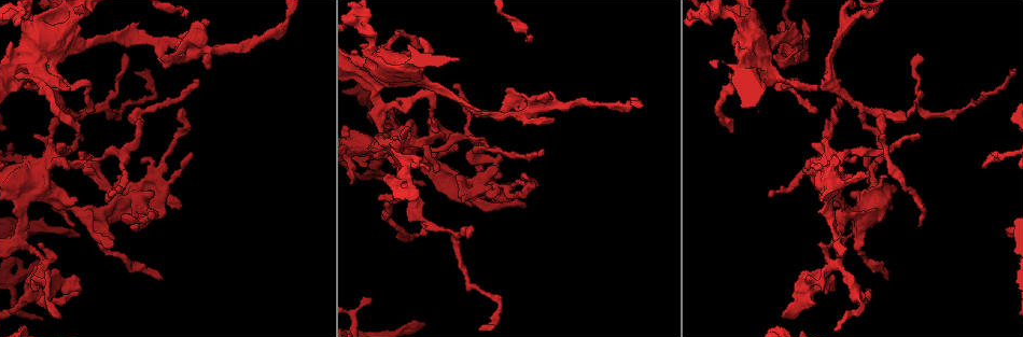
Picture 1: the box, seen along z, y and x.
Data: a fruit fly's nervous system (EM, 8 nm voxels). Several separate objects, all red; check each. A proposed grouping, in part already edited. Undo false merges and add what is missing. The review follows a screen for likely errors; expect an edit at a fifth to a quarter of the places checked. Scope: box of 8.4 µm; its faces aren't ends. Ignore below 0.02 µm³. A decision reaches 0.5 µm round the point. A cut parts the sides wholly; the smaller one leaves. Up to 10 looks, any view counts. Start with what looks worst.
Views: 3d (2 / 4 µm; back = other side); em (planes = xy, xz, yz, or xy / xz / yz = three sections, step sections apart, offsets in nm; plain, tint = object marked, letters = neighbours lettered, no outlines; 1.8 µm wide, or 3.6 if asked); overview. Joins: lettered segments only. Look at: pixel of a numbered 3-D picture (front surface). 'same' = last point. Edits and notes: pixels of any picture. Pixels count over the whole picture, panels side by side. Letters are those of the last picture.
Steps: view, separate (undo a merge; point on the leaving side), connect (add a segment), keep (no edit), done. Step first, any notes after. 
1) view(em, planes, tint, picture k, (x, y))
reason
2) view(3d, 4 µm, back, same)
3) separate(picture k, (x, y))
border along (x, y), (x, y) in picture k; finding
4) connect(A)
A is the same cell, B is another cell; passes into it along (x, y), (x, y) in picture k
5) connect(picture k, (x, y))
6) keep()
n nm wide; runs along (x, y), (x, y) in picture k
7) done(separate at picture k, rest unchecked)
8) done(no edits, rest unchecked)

view(3d, 4 µm, back, picture 1, (25, 53))
sudden change in width

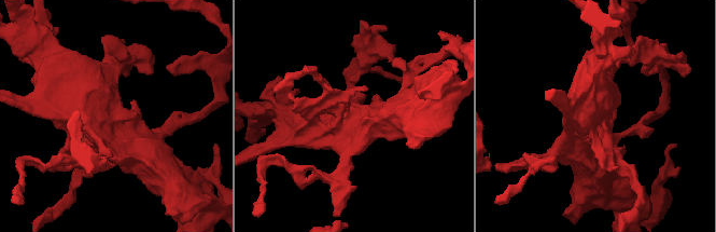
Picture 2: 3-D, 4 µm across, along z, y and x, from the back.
view(em, planes, letters, picture 2, (108, 118))

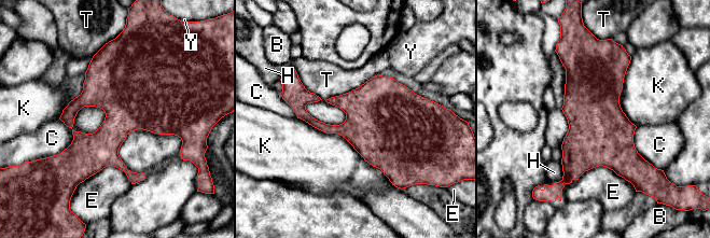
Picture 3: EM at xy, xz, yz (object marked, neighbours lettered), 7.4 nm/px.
keep()
B, C, E, H, K, T and Y are other cells; border along (296, 117), (339, 134), (392, 184) in picture 3; all the same neuron

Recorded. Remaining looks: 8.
view(3d, 2 µm, back, picture 1, (499, 188))

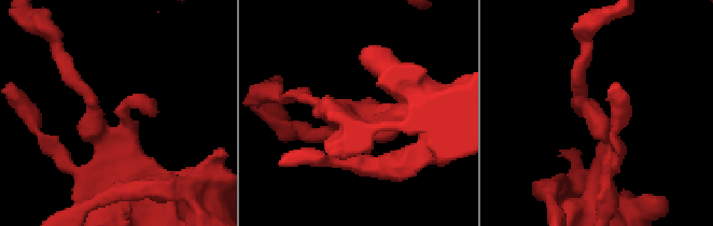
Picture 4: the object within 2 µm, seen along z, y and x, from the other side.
view(em, 3.6 µm, planes, letters, picture 4, (362, 106))
shape alone is not enough

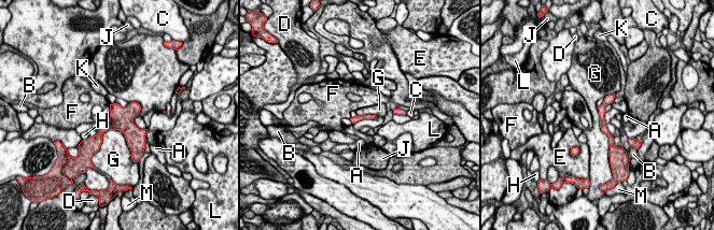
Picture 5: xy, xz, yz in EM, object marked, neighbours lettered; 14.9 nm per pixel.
keep()
A, B, C, D, E, F, G, H, J, K, L and M are other cells; border along (101, 134), (118, 129), (131, 152) in picture 5; one neuron here

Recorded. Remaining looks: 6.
view(em, yz, step 16, letters, picture 1, (483, 112))
thin end

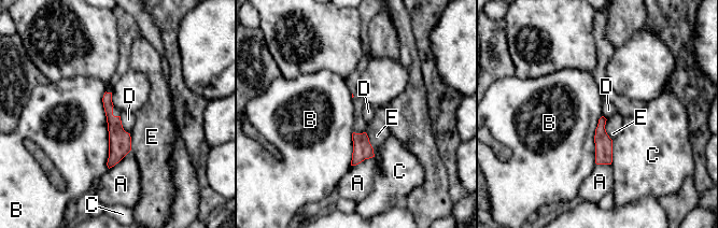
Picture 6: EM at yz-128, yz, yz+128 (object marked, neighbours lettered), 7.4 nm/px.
view(em, xz, step 8, letters, same)

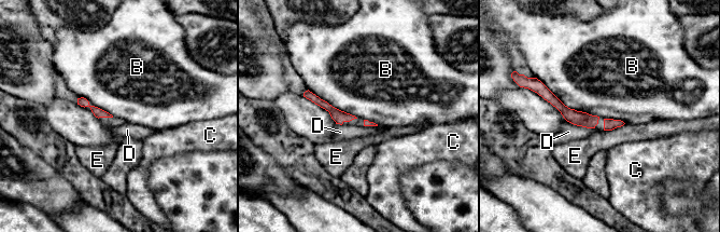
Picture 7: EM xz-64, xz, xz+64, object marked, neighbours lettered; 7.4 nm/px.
keep()
B, C, D and E are other cells; border along (537, 79), (568, 107), (600, 117) in picture 7; none of them fits

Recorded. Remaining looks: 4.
view(3d, 2 µm, picture 1, (886, 279))
thin end

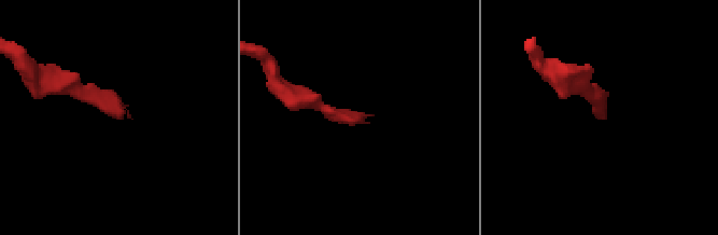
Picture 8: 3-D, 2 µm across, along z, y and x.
view(em, planes, tint, picture 8, (372, 114))
now the EM

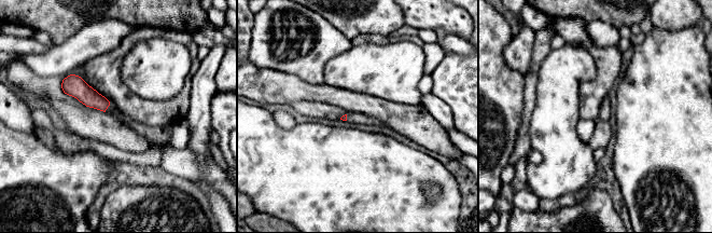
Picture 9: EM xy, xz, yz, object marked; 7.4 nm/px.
view(em, planes, letters, same)
what lies round it

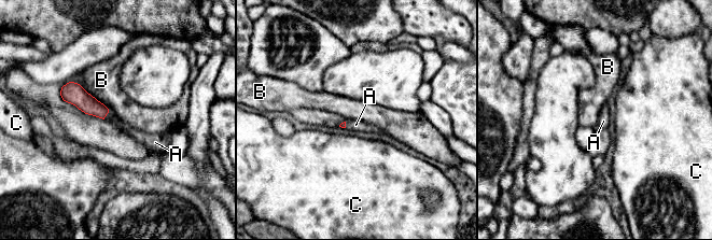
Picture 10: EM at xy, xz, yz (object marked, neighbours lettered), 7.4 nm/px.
connect(A)
A is the same cell, B and C are other cells; passes into it along (79, 97), (107, 113), (134, 132) in picture 10; it goes on there

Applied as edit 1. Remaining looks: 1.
done(connect at picture 10, rest unchecked)

